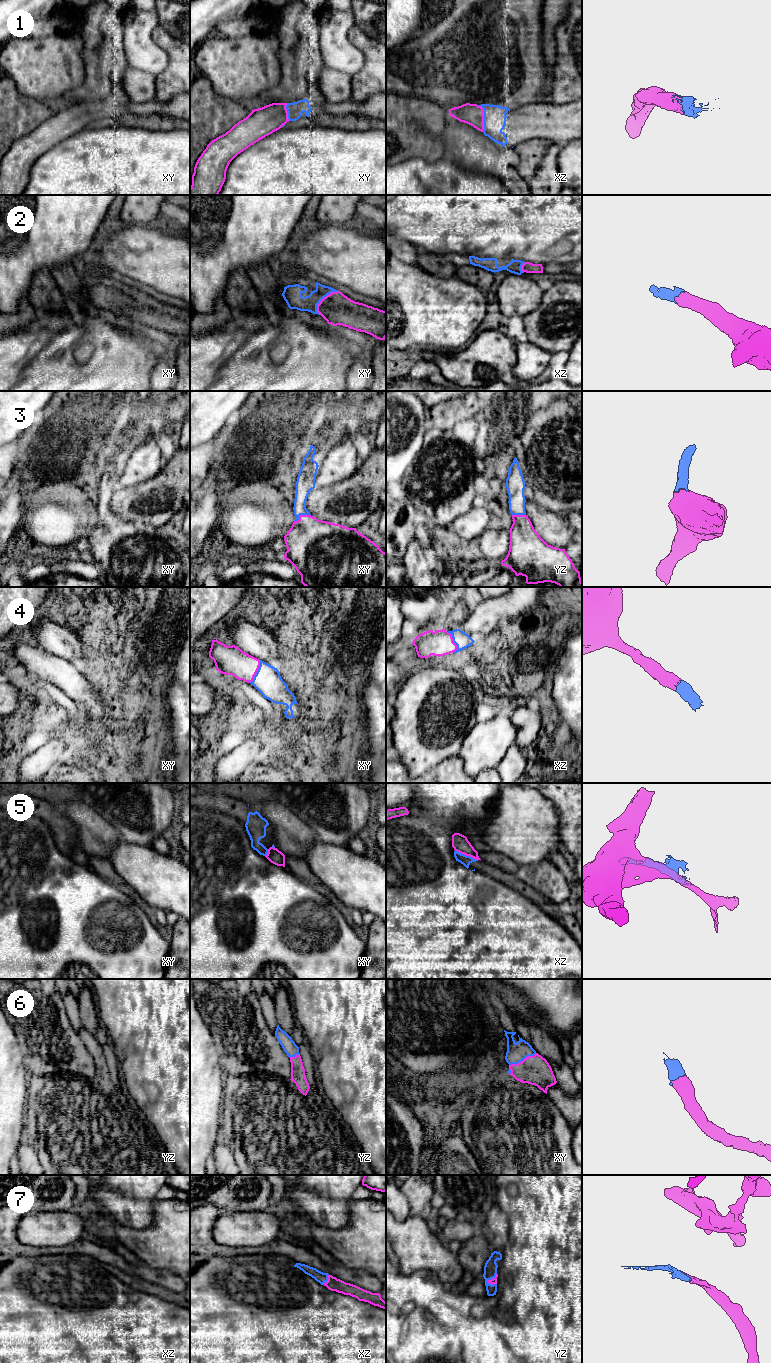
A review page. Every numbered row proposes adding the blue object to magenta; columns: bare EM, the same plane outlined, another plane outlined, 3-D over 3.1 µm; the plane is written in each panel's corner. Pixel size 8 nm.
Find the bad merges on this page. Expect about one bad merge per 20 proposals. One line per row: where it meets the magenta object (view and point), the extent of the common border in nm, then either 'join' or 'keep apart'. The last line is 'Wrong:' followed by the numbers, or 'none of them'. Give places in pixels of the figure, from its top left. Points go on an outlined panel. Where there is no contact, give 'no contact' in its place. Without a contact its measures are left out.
1: meets magenta in xz at (483, 117); contact 220 nm long; join
2: meets magenta in xy at (322, 299); contact 260 nm long; join
3: meets magenta in xy at (301, 515); contact 150 nm long; join
4: meets magenta in xy at (256, 672); contact 200 nm long; join
5: meets magenta in xz at (466, 855); contact 200 nm long; keep apart
6: meets magenta in xy at (523, 1060); contact 240 nm long; join
7: meets magenta in xz at (328, 1279); contact 100 nm long; join
Wrong: 5

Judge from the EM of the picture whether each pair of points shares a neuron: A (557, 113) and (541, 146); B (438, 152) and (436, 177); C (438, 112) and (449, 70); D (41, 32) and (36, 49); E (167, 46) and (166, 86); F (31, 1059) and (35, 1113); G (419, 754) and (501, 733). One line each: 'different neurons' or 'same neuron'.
A: different neurons
B: different neurons
C: different neurons
D: different neurons
E: same neuron
F: different neurons
G: different neurons

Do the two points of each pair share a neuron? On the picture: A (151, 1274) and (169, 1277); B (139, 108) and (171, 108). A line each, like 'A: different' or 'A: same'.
A: same
B: same

